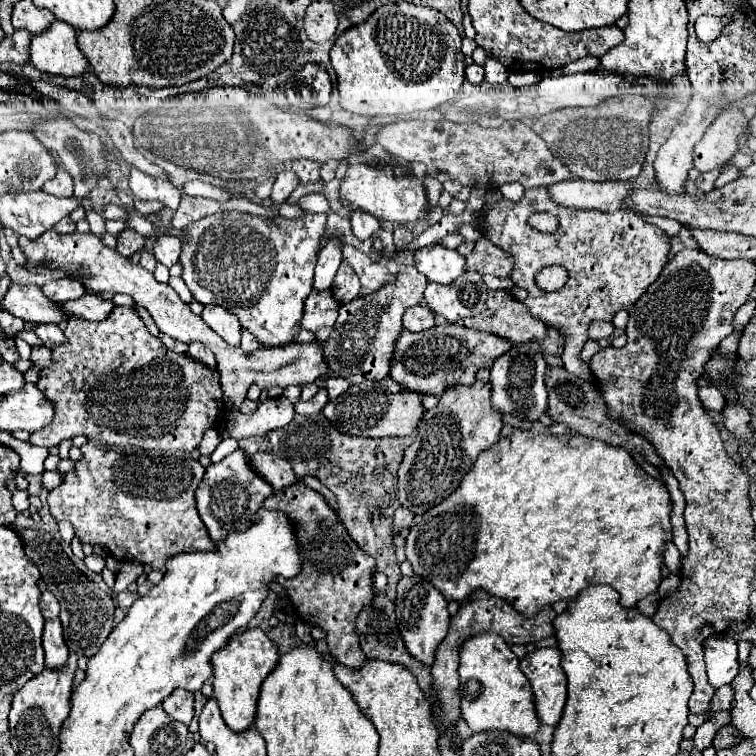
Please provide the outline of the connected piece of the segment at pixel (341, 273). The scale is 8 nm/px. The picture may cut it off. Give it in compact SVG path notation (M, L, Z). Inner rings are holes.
M343 261L343 263L339 265L339 271L337 271L335 281L333 281L333 287L331 287L333 299L337 299L337 303L347 303L347 301L359 299L359 291L361 291L359 277L357 277L355 271Z

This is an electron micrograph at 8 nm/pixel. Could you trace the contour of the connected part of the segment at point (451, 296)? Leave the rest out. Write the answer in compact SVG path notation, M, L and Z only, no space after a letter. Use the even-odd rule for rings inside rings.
M463 273L461 277L457 277L449 285L427 283L425 303L435 311L435 315L445 319L447 323L459 323L465 317L473 317L473 315L479 315L479 313L485 311L485 307L487 307L487 293L489 293L487 285L483 283L479 273Z

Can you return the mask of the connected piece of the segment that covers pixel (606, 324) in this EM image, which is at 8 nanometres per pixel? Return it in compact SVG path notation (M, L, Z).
M597 321L597 323L591 323L589 327L589 339L601 341L601 339L611 337L613 331L615 331L615 325L611 321Z

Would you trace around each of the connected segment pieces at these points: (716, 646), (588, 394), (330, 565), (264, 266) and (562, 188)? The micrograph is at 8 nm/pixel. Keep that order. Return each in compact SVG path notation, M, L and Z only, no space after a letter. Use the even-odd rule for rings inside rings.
M717 633L709 639L705 639L703 647L705 647L705 663L707 663L709 683L715 689L731 683L739 669L737 643L729 635Z
M549 367L547 369L547 391L549 391L547 415L551 415L555 421L565 423L567 427L571 427L573 431L577 431L579 435L585 435L589 439L601 439L609 445L625 447L631 455L643 455L647 459L647 463L651 467L655 467L657 471L665 469L665 463L659 459L659 455L655 453L653 445L647 439L641 439L639 435L629 433L629 431L621 431L621 427L607 417L605 401L593 381L583 381L575 375L569 375L563 367Z
M303 483L275 491L263 503L263 507L285 511L285 515L297 519L297 543L301 543L303 565L301 573L293 579L275 579L287 591L287 597L295 607L293 613L301 621L325 631L329 653L339 663L351 669L361 669L367 663L367 655L359 645L355 621L361 613L361 607L373 603L375 559L371 555L365 555L365 551L353 543L349 531L345 531L345 523L339 519L335 509L331 509L325 497Z
M221 211L197 223L191 223L185 229L189 235L189 243L183 243L181 249L183 281L193 293L193 299L189 304L191 311L200 316L204 309L203 305L223 305L227 311L233 311L237 315L241 327L253 333L263 347L291 343L301 331L303 305L313 289L313 269L317 263L317 251L319 241L323 237L325 221L327 221L325 213L321 215L307 213L303 219L297 221L279 217L275 223L267 223L259 217Z
M569 179L555 183L547 189L553 203L569 209L597 209L597 211L615 211L621 209L621 199L631 191L627 181L585 181Z

